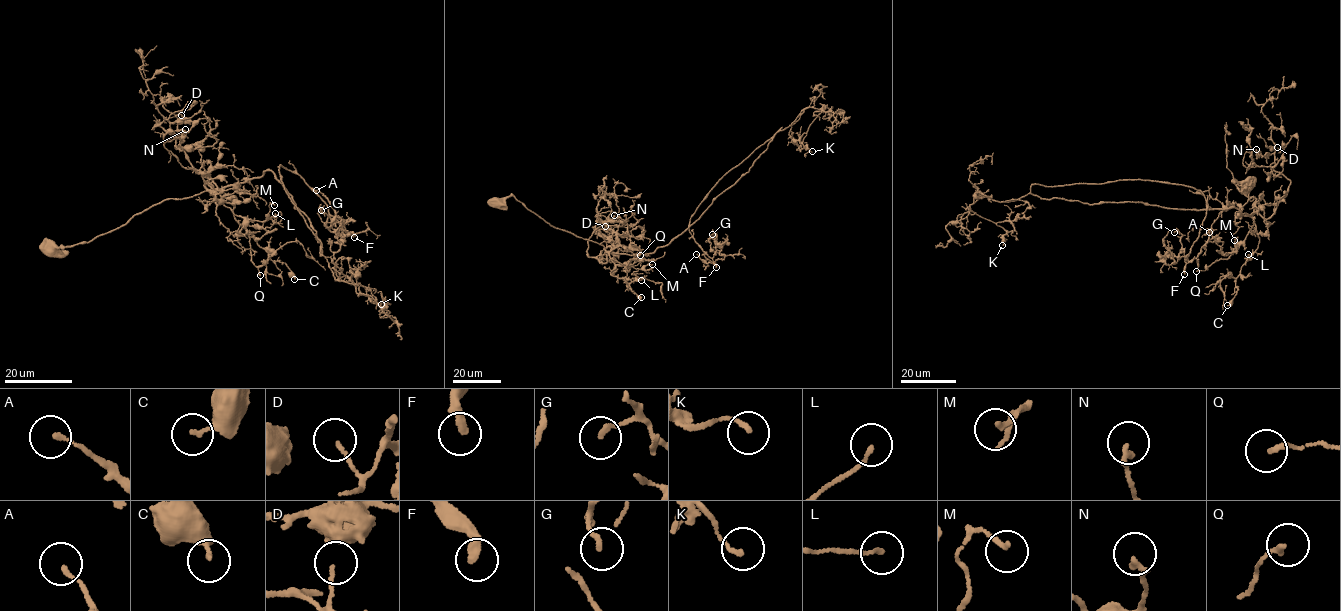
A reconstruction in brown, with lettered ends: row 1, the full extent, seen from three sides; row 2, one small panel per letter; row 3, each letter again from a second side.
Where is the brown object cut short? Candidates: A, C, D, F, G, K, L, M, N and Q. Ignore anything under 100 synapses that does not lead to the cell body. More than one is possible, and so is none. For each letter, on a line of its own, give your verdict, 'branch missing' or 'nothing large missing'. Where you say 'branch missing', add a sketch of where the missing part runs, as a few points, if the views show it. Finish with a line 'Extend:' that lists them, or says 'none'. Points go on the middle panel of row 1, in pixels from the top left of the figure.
A: nothing large missing
C: nothing large missing
D: nothing large missing
F: branch missing; course (716, 267), (722, 265), (729, 290), (737, 297)
G: nothing large missing
K: nothing large missing
L: nothing large missing
M: nothing large missing
N: nothing large missing
Q: nothing large missing
Extend: F

